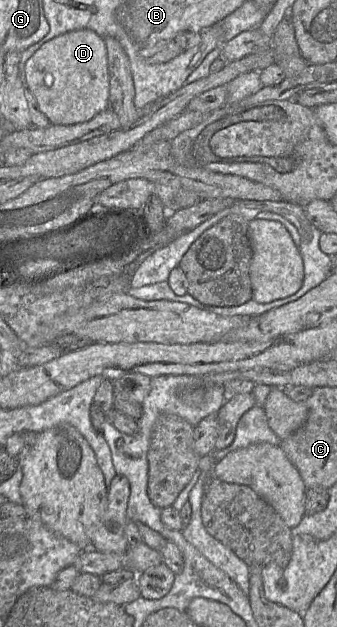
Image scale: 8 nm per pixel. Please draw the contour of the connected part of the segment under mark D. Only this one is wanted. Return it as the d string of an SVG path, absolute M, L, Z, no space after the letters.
M91 29L67 32L44 43L26 62L24 67L25 88L36 99L39 109L51 124L73 125L92 119L110 107L109 71L104 39Z

